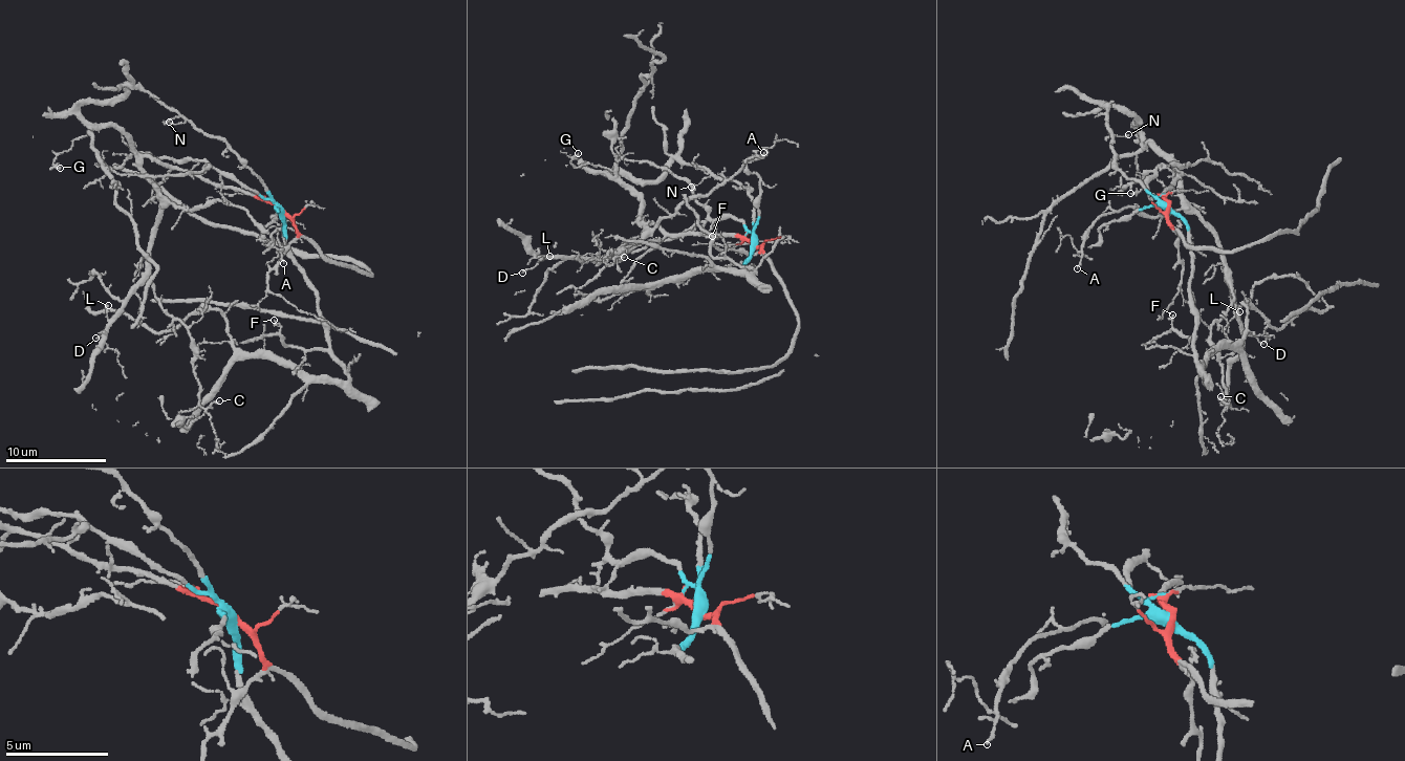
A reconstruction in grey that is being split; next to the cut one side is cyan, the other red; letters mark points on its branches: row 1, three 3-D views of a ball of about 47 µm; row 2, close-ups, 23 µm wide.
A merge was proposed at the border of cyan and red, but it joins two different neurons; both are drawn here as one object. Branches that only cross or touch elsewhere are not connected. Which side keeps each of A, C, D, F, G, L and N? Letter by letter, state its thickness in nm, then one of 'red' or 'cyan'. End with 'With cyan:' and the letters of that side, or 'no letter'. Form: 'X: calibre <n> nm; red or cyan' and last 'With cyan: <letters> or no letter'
A: calibre 110 nm; red
C: calibre 130 nm; red
D: calibre 110 nm; red
F: calibre 140 nm; cyan
G: calibre 110 nm; red
L: calibre 120 nm; red
N: calibre 100 nm; cyan
With cyan: F, N

